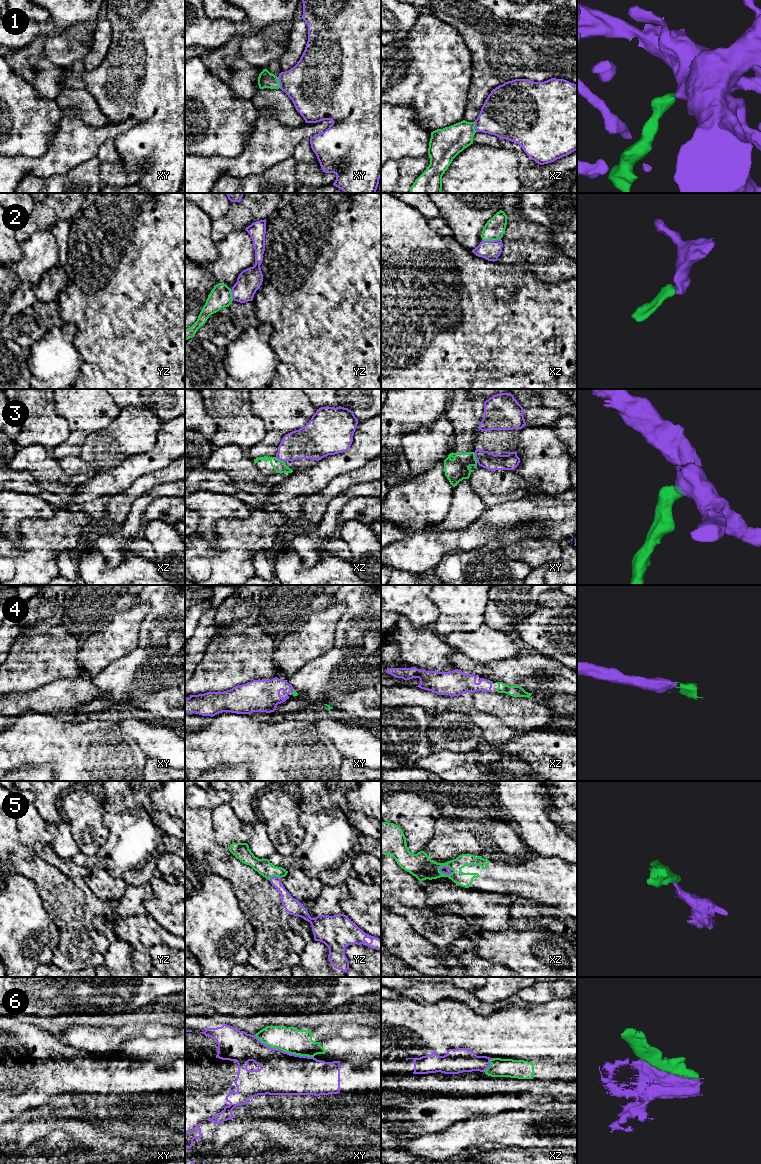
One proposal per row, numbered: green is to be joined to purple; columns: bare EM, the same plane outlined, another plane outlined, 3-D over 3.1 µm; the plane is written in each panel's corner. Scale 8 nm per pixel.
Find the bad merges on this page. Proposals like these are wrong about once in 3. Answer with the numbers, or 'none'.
3, 5, 6

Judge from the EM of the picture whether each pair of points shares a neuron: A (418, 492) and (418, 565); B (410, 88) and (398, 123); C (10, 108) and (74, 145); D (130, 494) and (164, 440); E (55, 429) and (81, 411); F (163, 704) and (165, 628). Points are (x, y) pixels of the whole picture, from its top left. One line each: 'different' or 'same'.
A: different
B: different
C: different
D: different
E: different
F: same

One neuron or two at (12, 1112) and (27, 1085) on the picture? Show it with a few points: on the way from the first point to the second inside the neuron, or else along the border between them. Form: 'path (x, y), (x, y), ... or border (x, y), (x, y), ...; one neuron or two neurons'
path (20, 1110), (27, 1103), (27, 1093); one neuron

